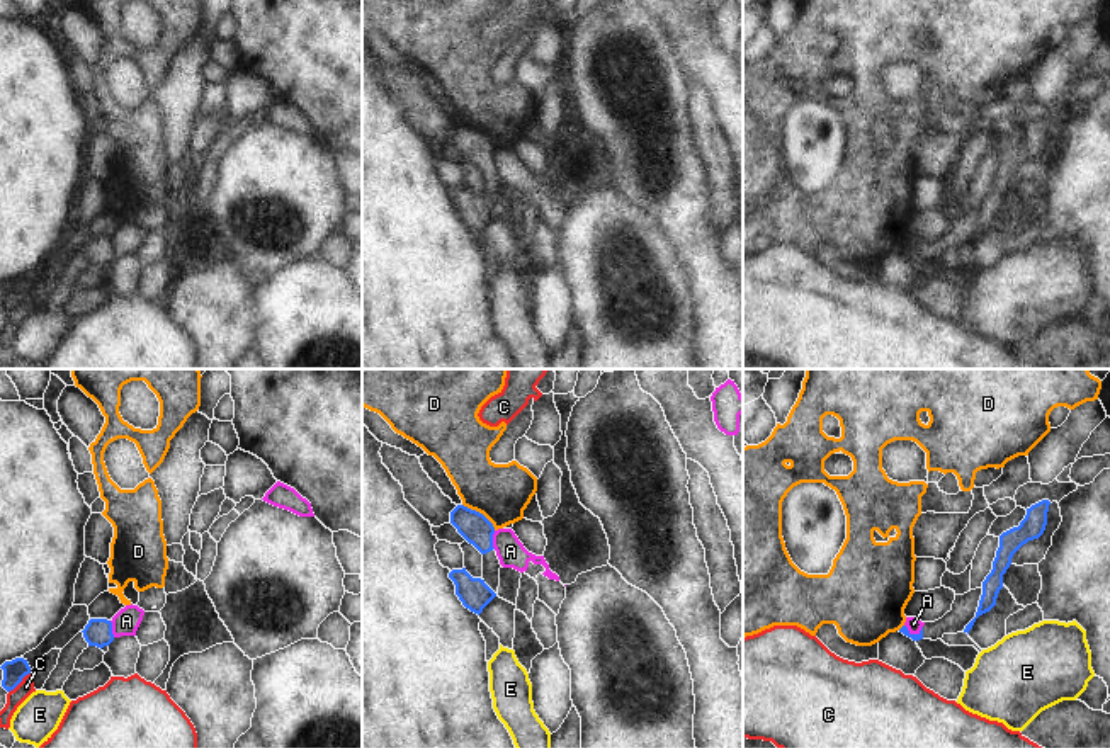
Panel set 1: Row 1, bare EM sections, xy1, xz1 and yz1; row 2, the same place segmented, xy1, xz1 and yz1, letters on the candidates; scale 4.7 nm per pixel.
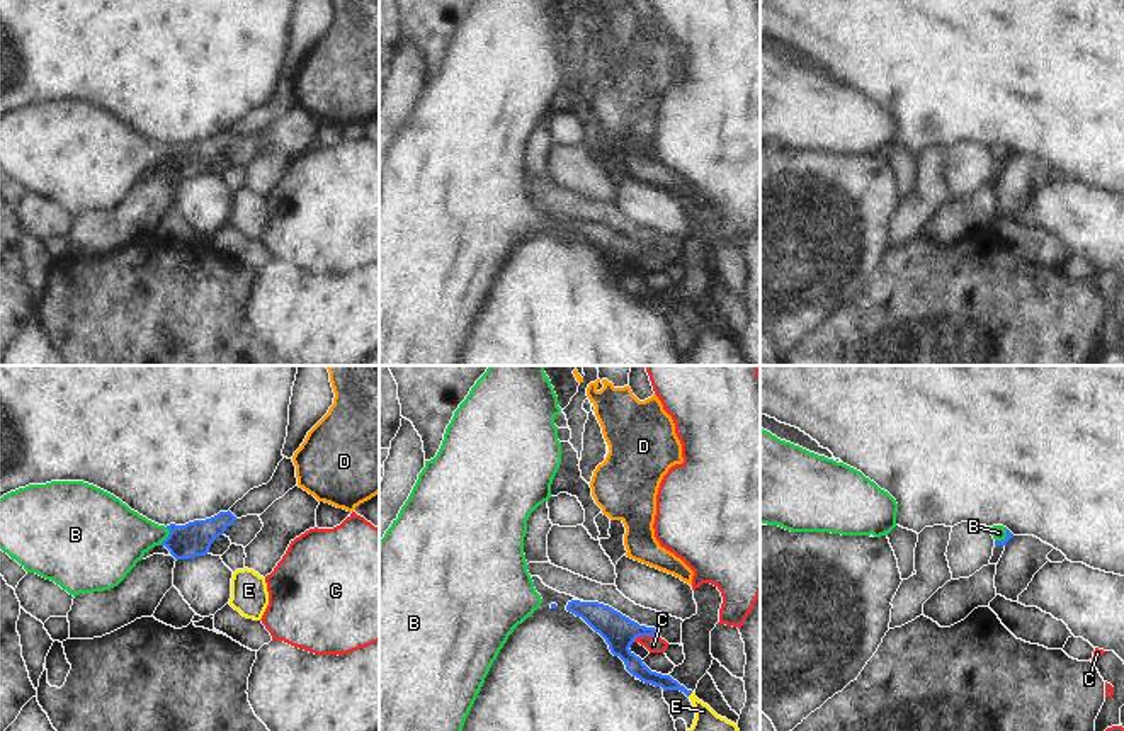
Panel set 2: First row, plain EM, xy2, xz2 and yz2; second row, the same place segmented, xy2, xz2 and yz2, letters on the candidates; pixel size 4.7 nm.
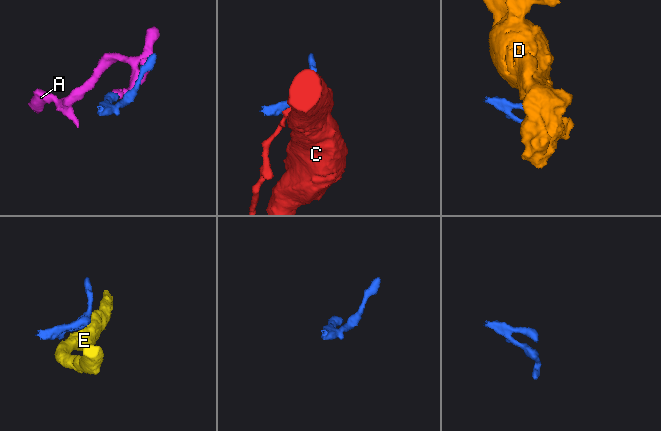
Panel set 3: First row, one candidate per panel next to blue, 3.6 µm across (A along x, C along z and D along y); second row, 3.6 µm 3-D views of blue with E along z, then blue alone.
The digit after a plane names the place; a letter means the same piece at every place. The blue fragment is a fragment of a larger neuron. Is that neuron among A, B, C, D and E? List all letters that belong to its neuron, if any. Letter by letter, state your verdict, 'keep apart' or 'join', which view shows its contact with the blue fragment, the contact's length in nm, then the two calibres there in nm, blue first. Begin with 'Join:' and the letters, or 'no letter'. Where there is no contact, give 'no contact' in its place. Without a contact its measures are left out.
Join: B
A: keep apart; meets blue in xz1; contact 90 nm long; 150 nm thick on the blue side, 140 nm on the other
B: join; meets blue in xy2; contact 100 nm long; 160 nm thick on the blue side, 300 nm on the other
C: keep apart; meets blue in xz2; contact 120 nm long; 160 nm thick on the blue side, 80 nm on the other
D: keep apart; meets blue in xz1; contact 200 nm long; 150 nm thick on the blue side, 280 nm on the other
E: keep apart; meets blue in xz2; contact 40 nm long; 70 nm thick on the blue side, 240 nm on the other

